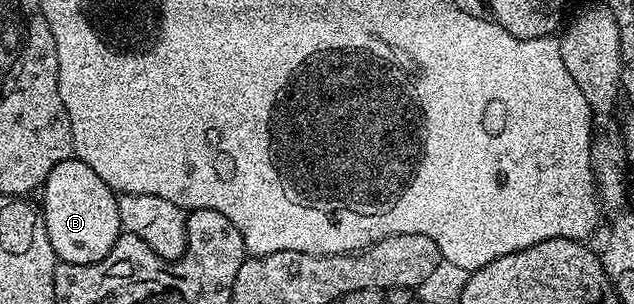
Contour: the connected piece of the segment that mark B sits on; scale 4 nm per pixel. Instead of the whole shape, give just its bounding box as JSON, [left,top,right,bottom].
[41,157,121,265]

